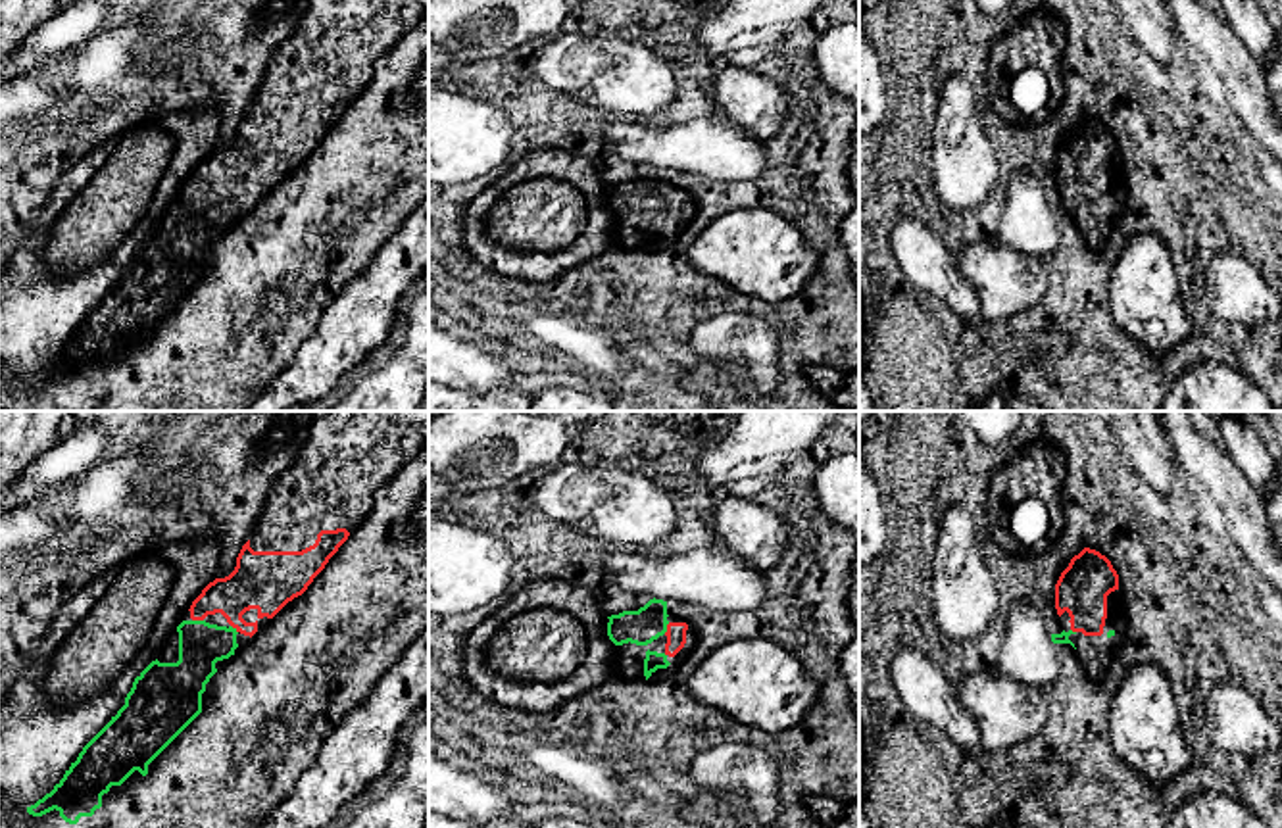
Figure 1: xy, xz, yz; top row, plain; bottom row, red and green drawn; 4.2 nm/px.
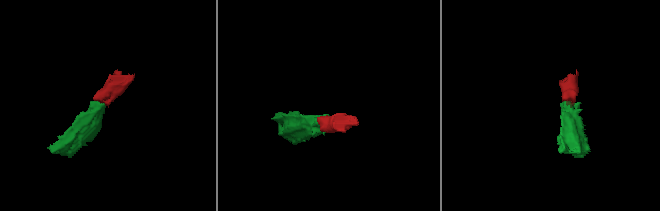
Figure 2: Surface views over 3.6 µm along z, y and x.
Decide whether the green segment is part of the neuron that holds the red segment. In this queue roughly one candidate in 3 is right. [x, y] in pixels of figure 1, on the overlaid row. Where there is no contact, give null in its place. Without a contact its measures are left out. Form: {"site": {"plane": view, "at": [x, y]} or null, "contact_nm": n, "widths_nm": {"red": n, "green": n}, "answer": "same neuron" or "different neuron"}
{"site": {"plane": "xy", "at": [198, 619]}, "contact_nm": 50, "widths_nm": {"red": 190, "green": 190}, "answer": "same neuron"}

